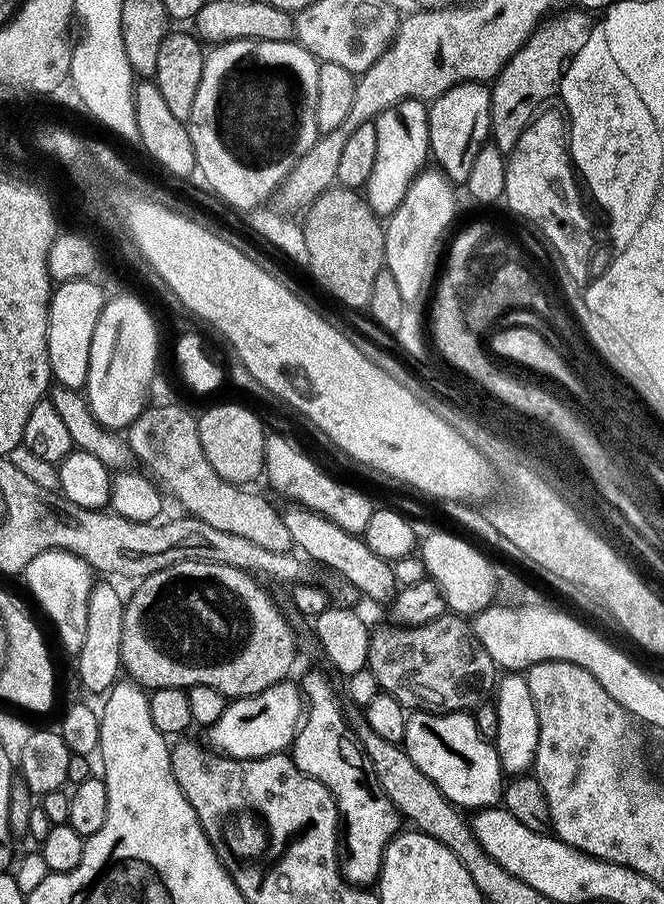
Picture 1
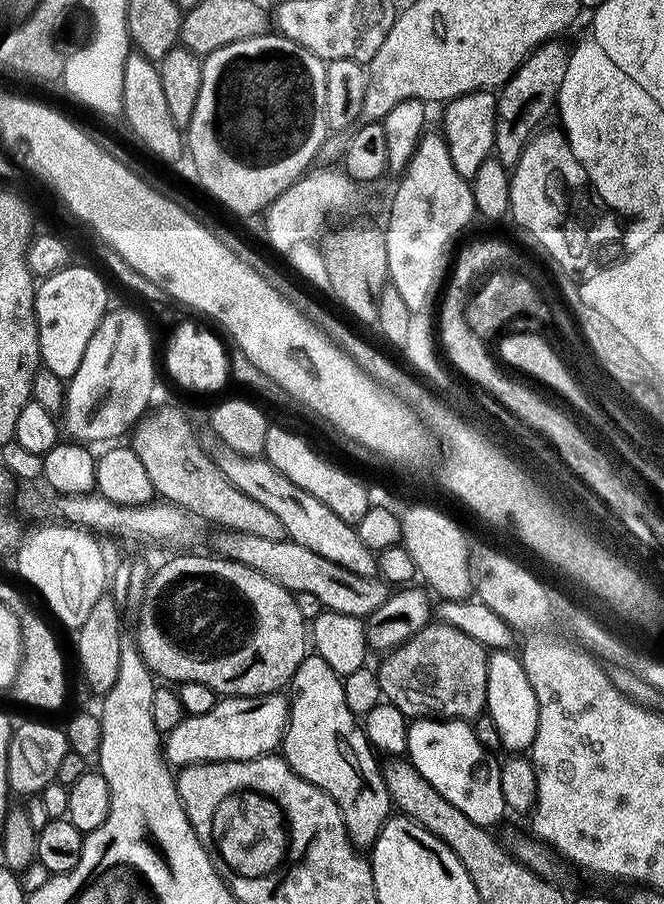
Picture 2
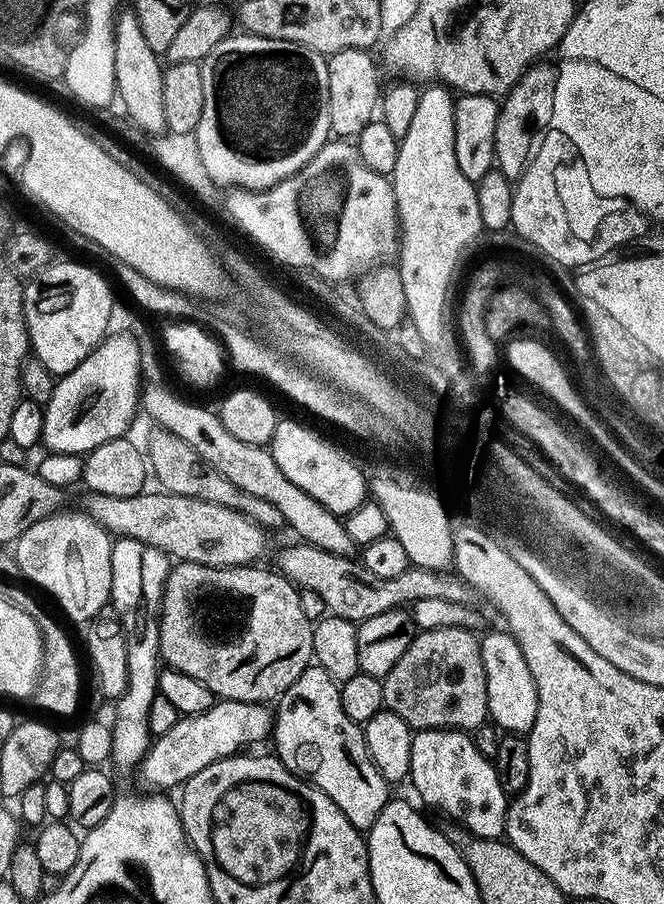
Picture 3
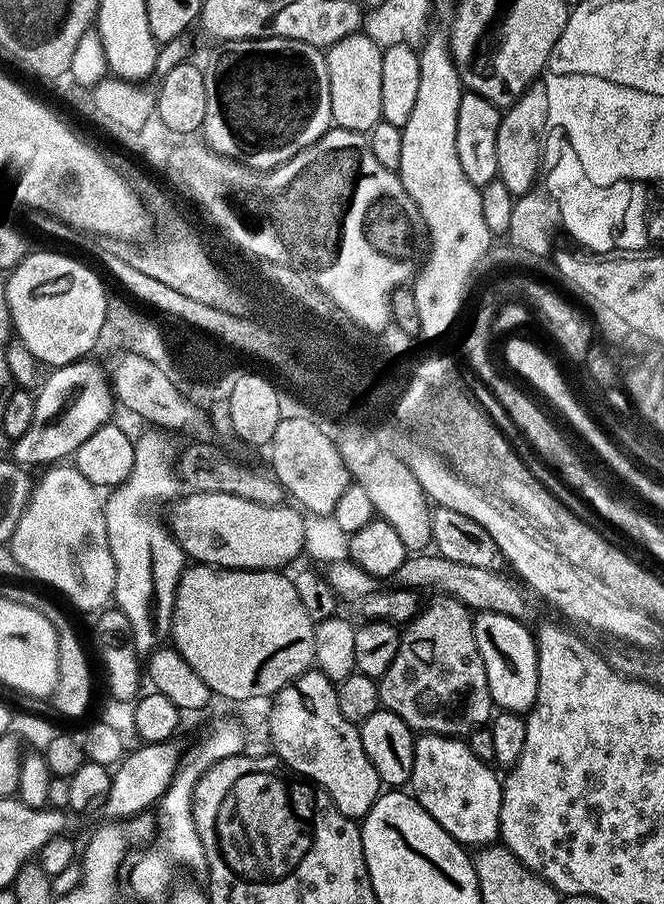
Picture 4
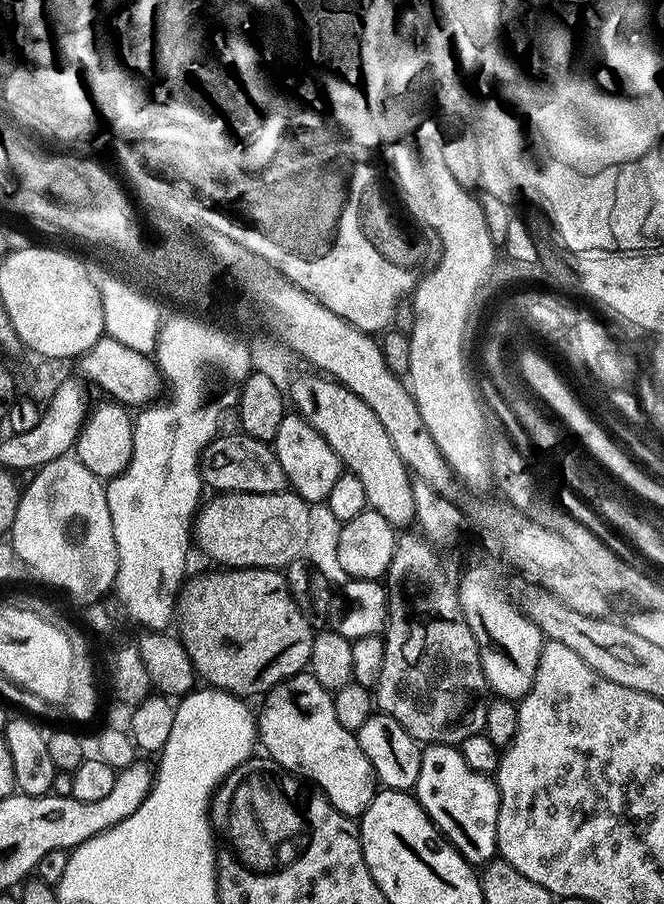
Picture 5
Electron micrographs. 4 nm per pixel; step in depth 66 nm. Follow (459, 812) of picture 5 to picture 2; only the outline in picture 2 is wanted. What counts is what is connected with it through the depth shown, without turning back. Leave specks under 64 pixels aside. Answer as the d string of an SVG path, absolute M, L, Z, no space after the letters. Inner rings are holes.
M416 718L408 725L407 759L450 802L478 826L491 829L506 815L506 807L499 781L500 764L493 753L478 742L475 727L467 720Z

